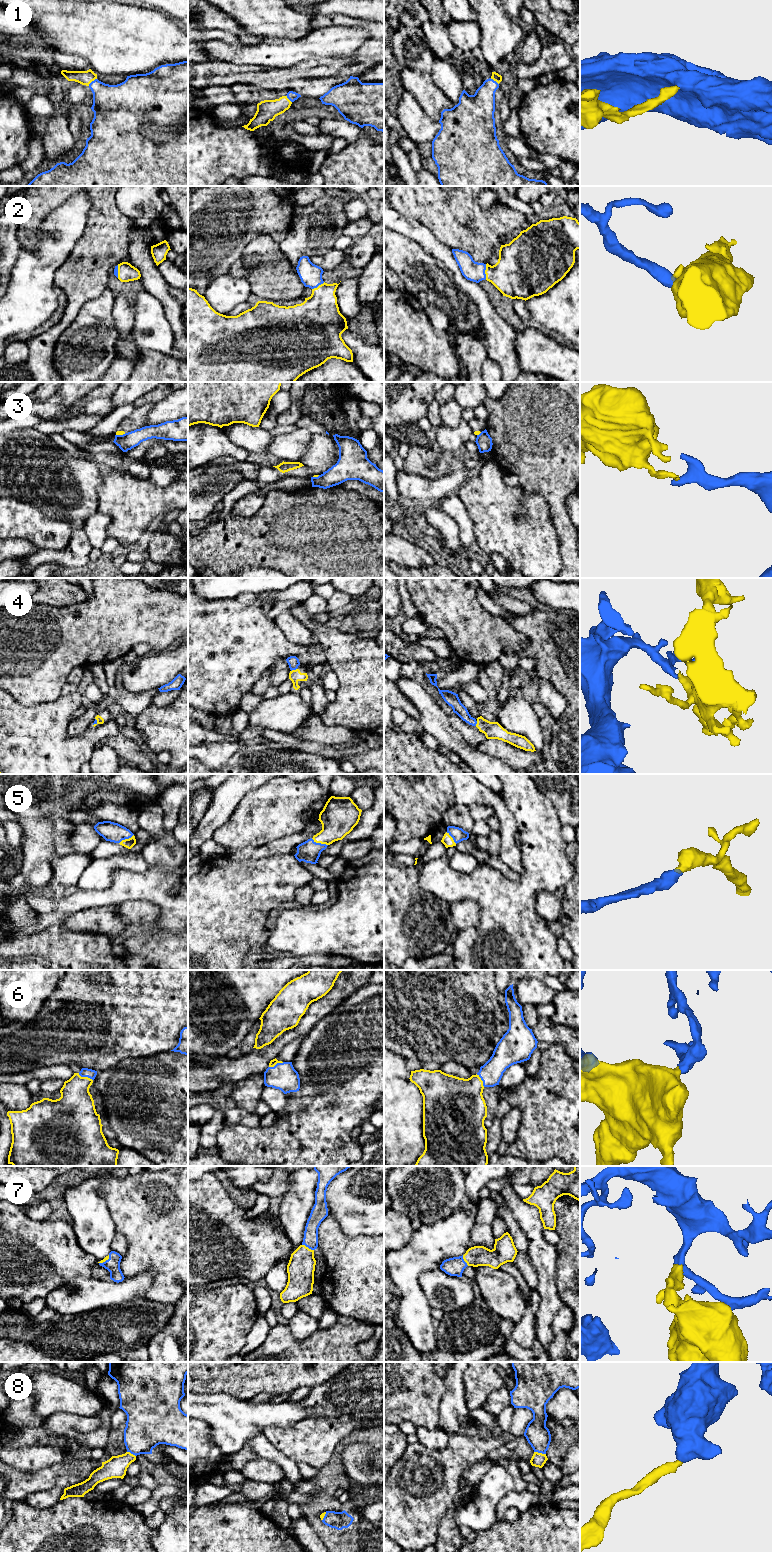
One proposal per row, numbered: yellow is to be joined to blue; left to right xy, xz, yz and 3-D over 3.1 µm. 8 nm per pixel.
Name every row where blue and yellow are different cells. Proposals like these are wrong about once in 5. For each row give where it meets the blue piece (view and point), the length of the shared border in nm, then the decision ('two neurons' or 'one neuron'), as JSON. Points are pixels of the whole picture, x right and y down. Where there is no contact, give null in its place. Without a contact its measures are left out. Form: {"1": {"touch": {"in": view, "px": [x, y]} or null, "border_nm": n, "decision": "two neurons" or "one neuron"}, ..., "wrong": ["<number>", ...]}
{"1": {"touch": {"in": "xy", "px": [92, 81]}, "border_nm": 90, "decision": "one neuron"}, "2": {"touch": {"in": "yz", "px": [484, 271]}, "border_nm": 120, "decision": "one neuron"}, "3": {"touch": {"in": "xy", "px": [120, 435]}, "border_nm": 80, "decision": "two neurons"}, "4": {"touch": {"in": "xz", "px": [293, 669]}, "border_nm": 50, "decision": "one neuron"}, "5": {"touch": {"in": "xz", "px": [319, 843]}, "border_nm": 150, "decision": "one neuron"}, "6": {"touch": {"in": "xy", "px": [85, 1076]}, "border_nm": 130, "decision": "one neuron"}, "7": {"touch": {"in": "xz", "px": [308, 1247]}, "border_nm": 110, "decision": "one neuron"}, "8": {"touch": {"in": "yz", "px": [540, 1452]}, "border_nm": 100, "decision": "one neuron"}, "wrong": ["3"]}

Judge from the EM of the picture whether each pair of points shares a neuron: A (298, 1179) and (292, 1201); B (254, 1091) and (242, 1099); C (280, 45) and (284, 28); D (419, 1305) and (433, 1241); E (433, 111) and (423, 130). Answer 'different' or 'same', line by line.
A: same
B: same
C: different
D: same
E: different

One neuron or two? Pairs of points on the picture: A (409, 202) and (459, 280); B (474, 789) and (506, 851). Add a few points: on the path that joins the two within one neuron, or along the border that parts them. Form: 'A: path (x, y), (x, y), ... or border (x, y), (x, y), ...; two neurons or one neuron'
A: border (403, 214), (413, 217), (425, 225), (440, 242); two neurons
B: path (491, 801), (506, 818), (507, 834); one neuron

